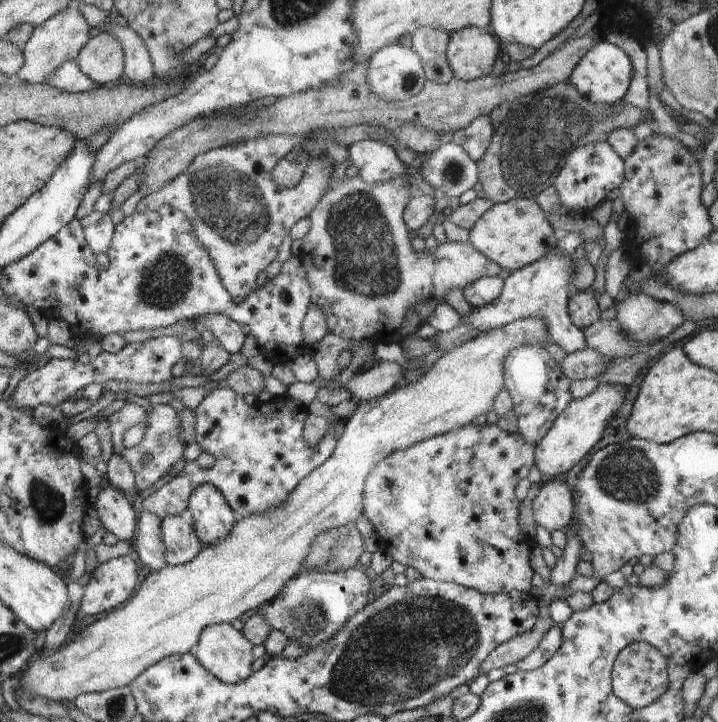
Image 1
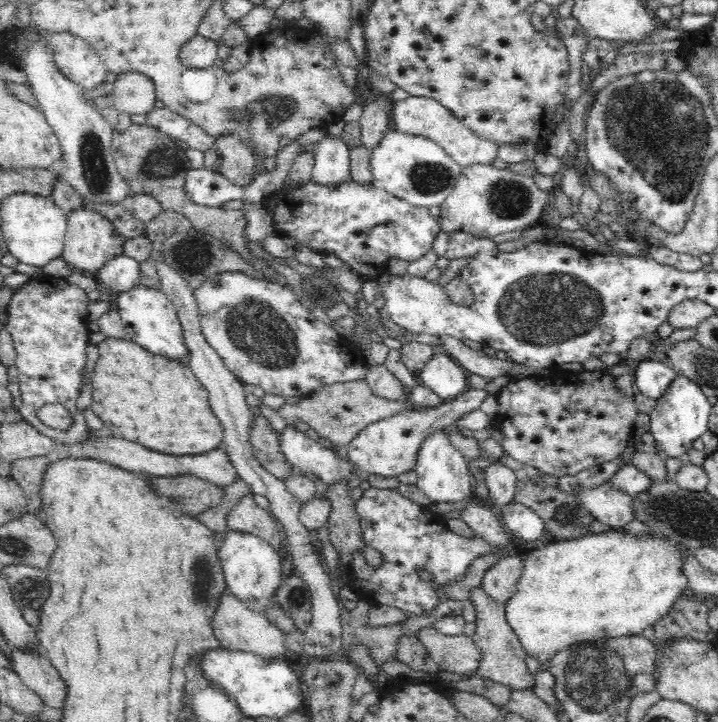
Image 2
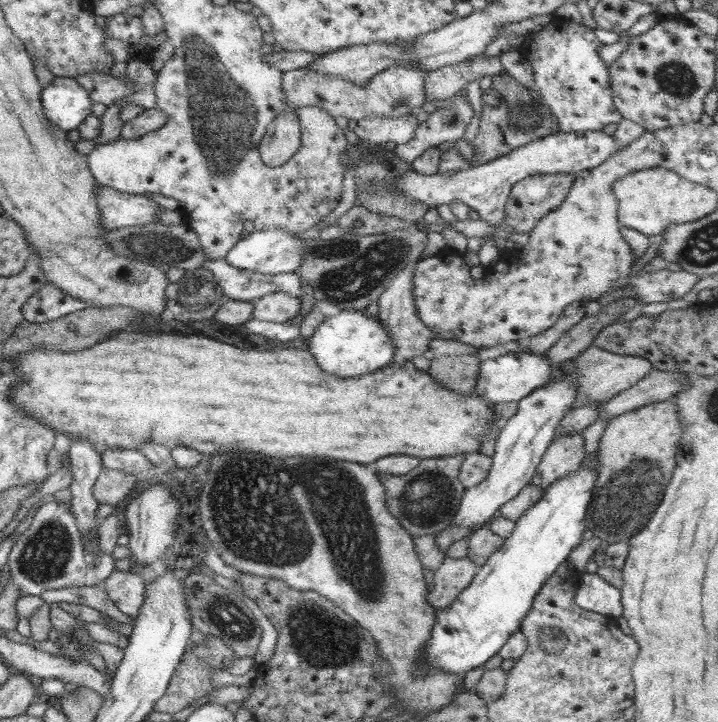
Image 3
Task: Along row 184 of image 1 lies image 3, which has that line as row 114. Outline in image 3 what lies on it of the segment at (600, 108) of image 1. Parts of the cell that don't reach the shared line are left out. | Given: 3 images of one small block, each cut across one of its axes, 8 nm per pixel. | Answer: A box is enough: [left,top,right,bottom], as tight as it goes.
[471,74,559,168]

